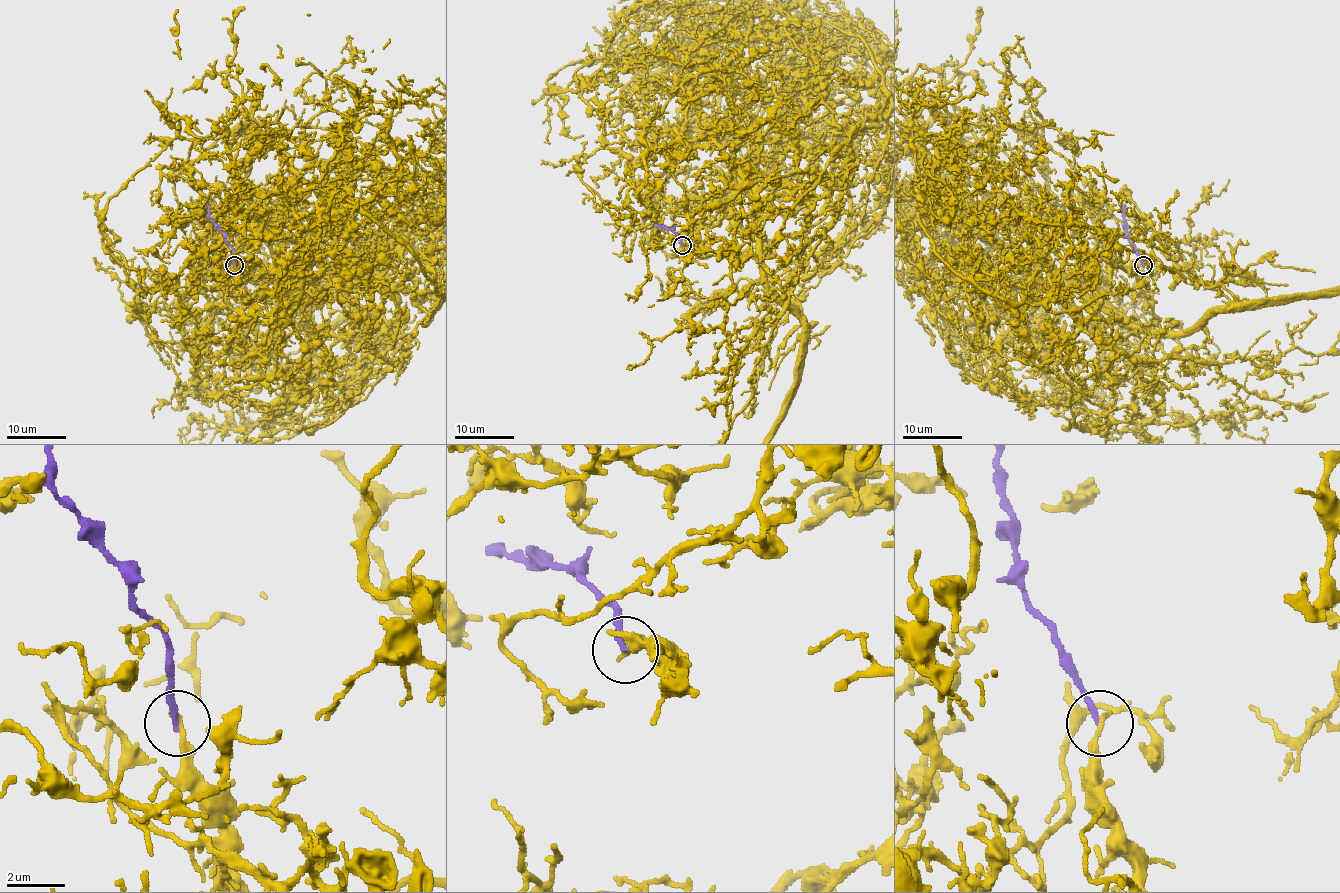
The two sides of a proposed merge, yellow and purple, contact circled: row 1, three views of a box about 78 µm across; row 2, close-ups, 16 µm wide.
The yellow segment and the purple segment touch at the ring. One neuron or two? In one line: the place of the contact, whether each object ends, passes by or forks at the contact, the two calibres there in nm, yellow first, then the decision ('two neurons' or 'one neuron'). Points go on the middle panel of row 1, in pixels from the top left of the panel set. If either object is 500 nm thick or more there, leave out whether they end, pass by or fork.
place (682, 245); yellow ends; purple ends; calibres 190 and 190 nm; two neurons

